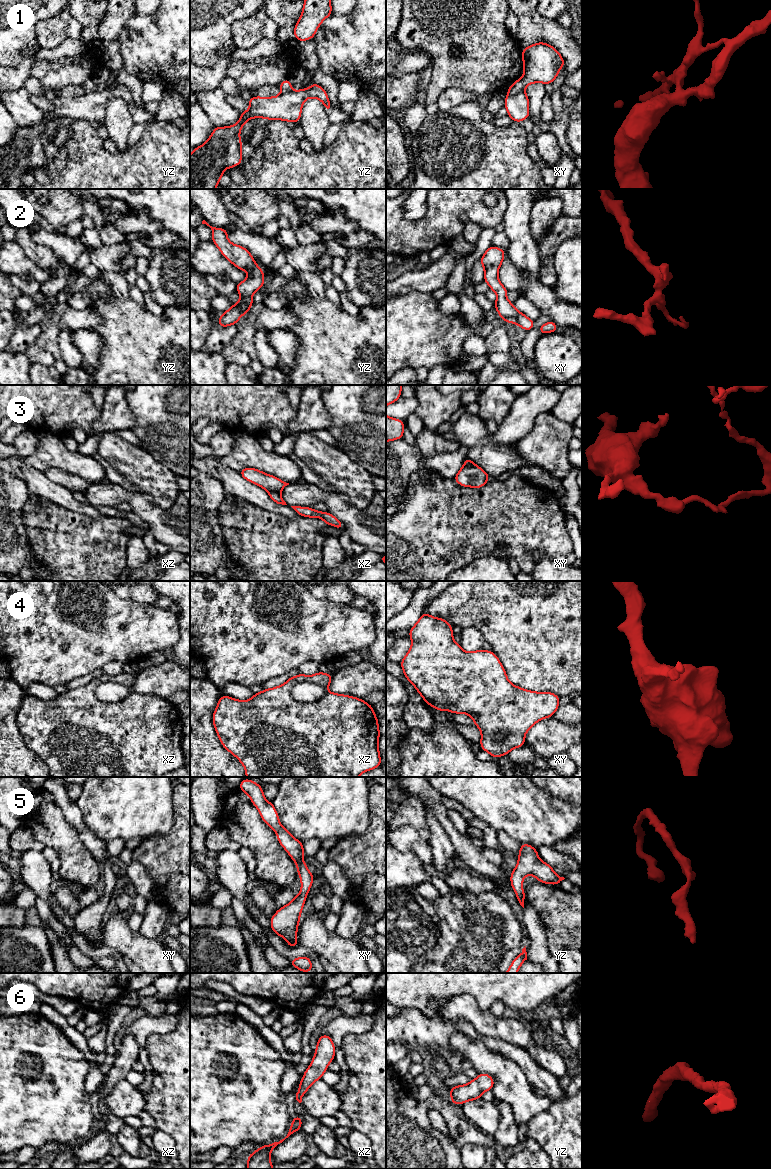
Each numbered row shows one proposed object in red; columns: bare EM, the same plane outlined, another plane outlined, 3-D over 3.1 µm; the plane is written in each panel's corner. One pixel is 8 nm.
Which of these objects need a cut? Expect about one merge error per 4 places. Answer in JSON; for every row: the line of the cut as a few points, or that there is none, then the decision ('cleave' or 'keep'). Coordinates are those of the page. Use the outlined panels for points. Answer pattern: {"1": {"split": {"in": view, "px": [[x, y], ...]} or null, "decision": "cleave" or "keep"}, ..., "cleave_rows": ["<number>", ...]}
{"1": {"split": {"in": "xy", "px": [[523, 90], [517, 93], [508, 93]]}, "decision": "cleave"}, "2": {"split": null, "decision": "keep"}, "3": {"split": {"in": "xz", "px": [[269, 492], [277, 492], [279, 494]]}, "decision": "cleave"}, "4": {"split": {"in": "xz", "px": [[291, 688], [291, 695], [302, 702], [317, 701], [326, 692]]}, "decision": "cleave"}, "5": {"split": null, "decision": "keep"}, "6": {"split": null, "decision": "keep"}, "cleave_rows": ["1", "3", "4"]}

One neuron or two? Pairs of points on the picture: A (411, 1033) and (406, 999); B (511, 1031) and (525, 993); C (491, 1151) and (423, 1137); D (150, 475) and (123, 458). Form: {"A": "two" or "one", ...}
{"A": "two", "B": "two", "C": "one", "D": "one"}

